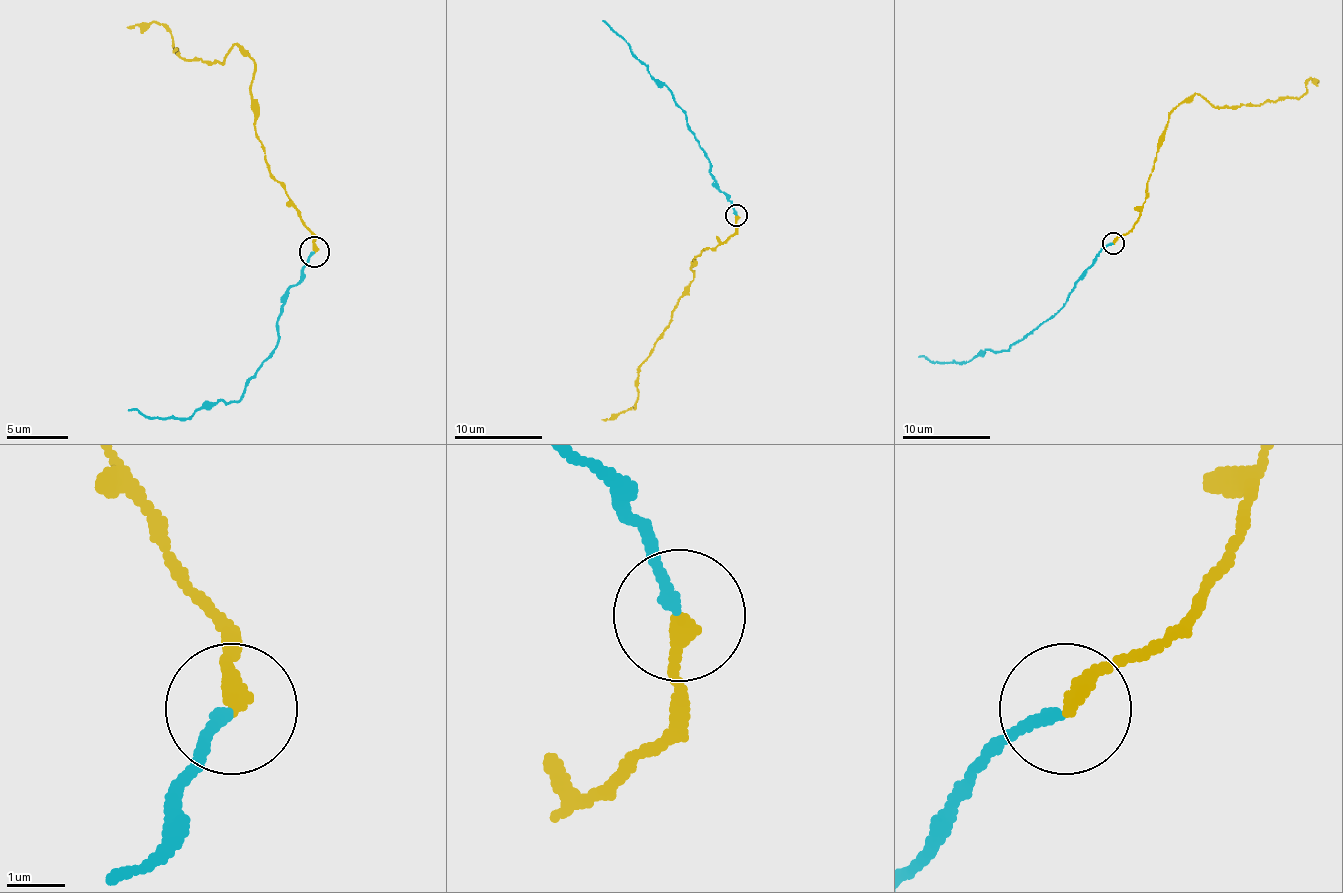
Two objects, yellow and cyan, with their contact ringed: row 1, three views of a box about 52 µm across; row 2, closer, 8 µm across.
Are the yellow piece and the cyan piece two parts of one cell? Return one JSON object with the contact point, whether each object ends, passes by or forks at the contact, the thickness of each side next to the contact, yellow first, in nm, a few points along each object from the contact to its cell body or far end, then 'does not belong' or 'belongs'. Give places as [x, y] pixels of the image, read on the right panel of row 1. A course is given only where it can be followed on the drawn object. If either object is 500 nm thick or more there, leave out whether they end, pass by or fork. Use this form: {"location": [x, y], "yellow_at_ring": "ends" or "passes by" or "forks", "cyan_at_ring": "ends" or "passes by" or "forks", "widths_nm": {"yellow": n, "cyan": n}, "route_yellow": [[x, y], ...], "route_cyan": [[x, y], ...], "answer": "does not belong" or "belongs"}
{"location": [1113, 243], "yellow_at_ring": "ends", "cyan_at_ring": "ends", "widths_nm": {"yellow": 280, "cyan": 200}, "route_yellow": [[1112, 242], [1135, 224], [1159, 136], [1181, 103], [1194, 94], [1223, 107], [1298, 98], [1309, 79], [1318, 81]], "route_cyan": [[1112, 242], [1062, 306], [1006, 350], [980, 350], [964, 361], [929, 361], [918, 357]], "answer": "belongs"}

